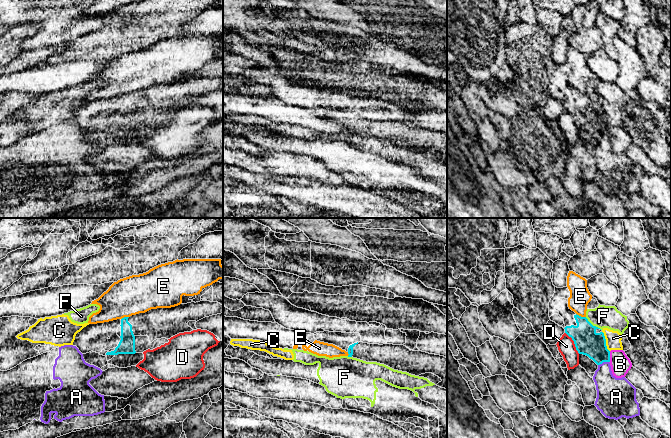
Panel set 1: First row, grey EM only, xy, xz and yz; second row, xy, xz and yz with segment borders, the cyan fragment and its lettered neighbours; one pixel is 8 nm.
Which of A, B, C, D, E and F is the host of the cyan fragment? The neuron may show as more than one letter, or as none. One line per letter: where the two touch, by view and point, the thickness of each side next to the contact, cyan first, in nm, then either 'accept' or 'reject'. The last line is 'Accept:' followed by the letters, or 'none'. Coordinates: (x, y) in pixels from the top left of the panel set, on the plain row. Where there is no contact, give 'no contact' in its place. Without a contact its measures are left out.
A: meets cyan in yz at (603, 137); 200 nm thick on the cyan side, 240 nm on the other; reject
B: meets cyan in yz at (609, 133); 200 nm thick on the cyan side, 160 nm on the other; reject
C: meets cyan in yz at (605, 117); 200 nm thick on the cyan side, 130 nm on the other; reject
D: meets cyan in yz at (574, 119); 200 nm thick on the cyan side, 140 nm on the other; reject
E: meets cyan in yz at (580, 92); 200 nm thick on the cyan side, 160 nm on the other; reject
F: meets cyan in yz at (592, 101); 200 nm thick on the cyan side, 180 nm on the other; reject
Accept: none

